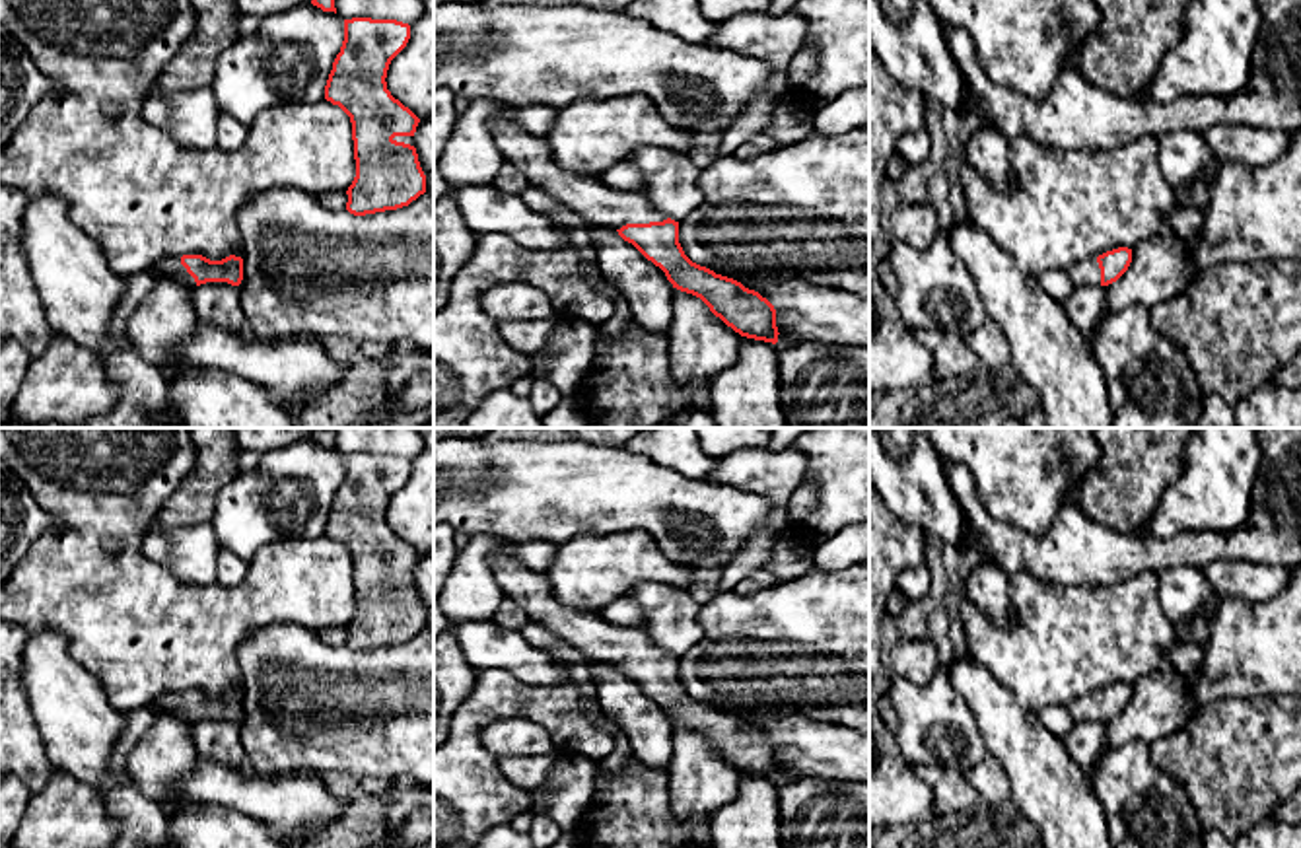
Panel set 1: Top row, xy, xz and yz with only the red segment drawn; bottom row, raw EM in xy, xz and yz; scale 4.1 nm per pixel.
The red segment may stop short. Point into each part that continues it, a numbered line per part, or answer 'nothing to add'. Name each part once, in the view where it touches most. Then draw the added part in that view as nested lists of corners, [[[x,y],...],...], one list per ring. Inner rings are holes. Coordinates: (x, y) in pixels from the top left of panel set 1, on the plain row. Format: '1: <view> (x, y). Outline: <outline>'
1: xz (601, 642). Outline: [[[508,543],[492,562],[496,582],[529,617],[554,636],[583,652],[589,663],[620,665],[626,659],[667,655],[648,634],[630,626],[616,626],[597,613],[564,607],[552,593],[546,574],[521,564]]]

